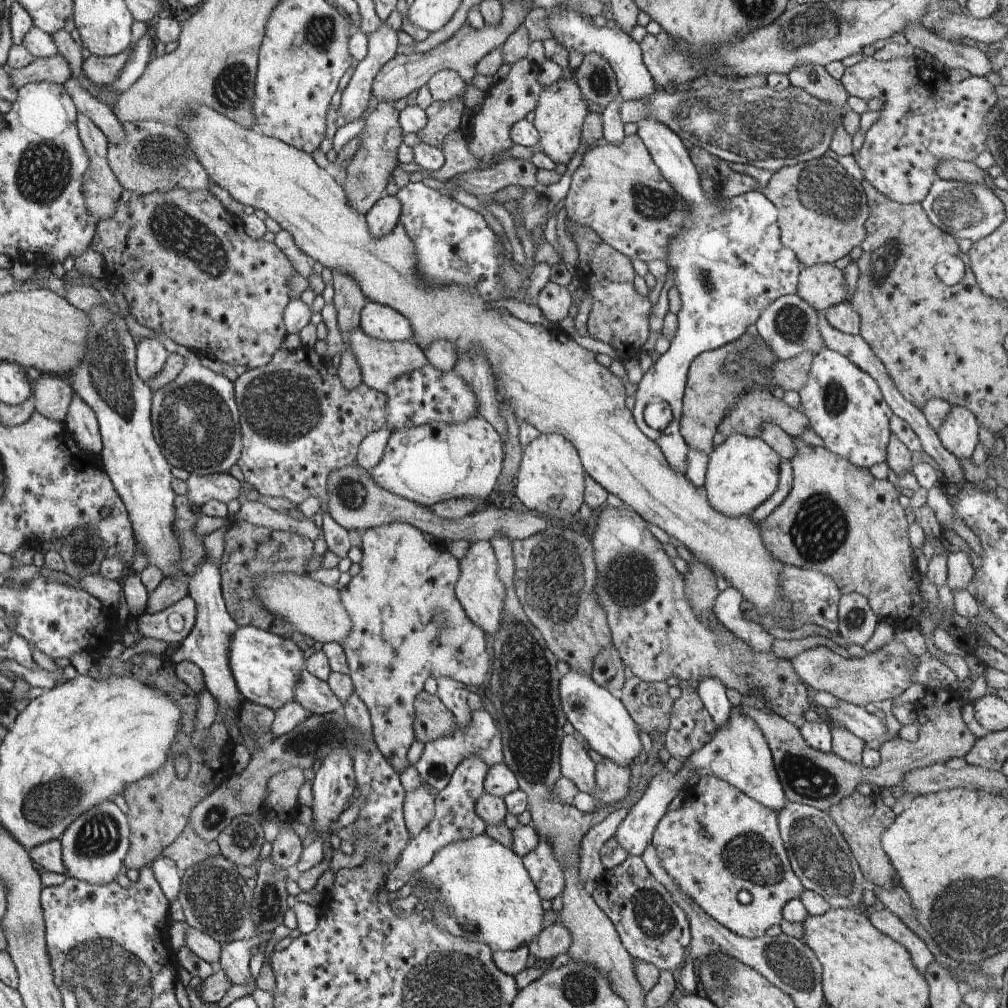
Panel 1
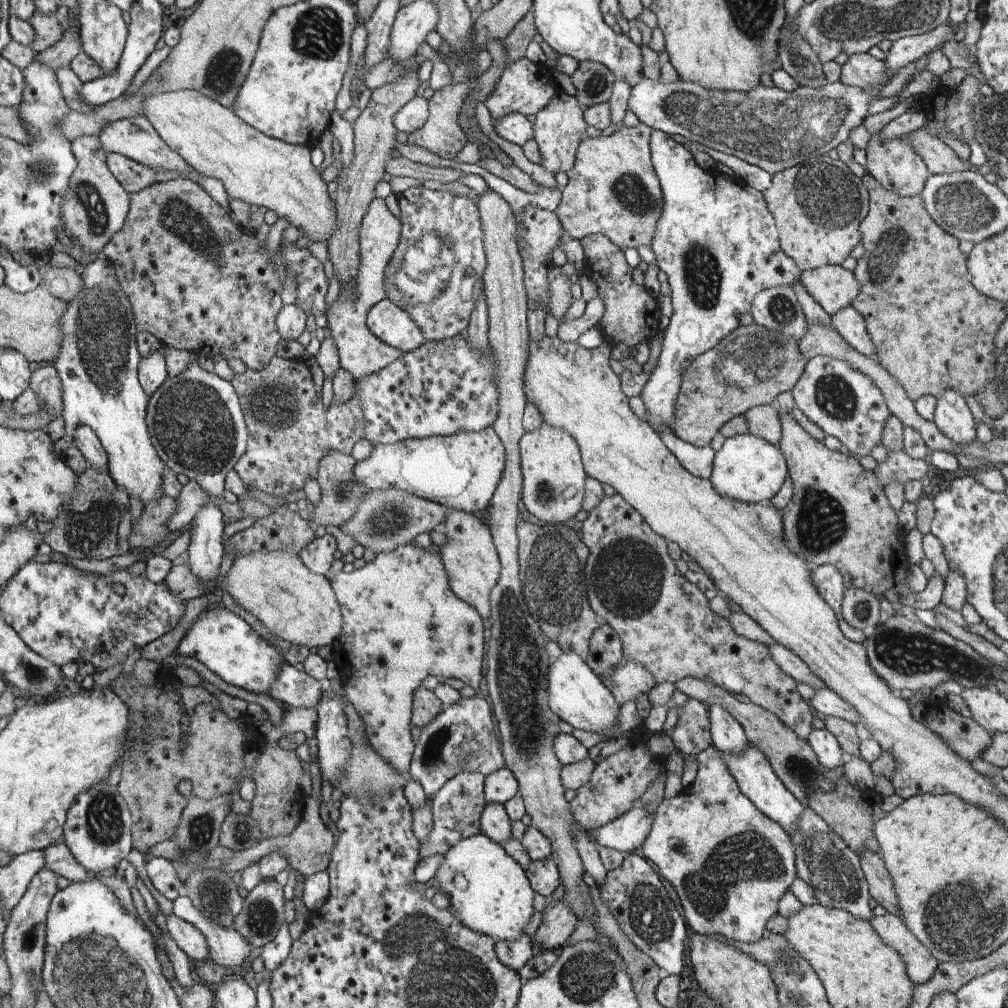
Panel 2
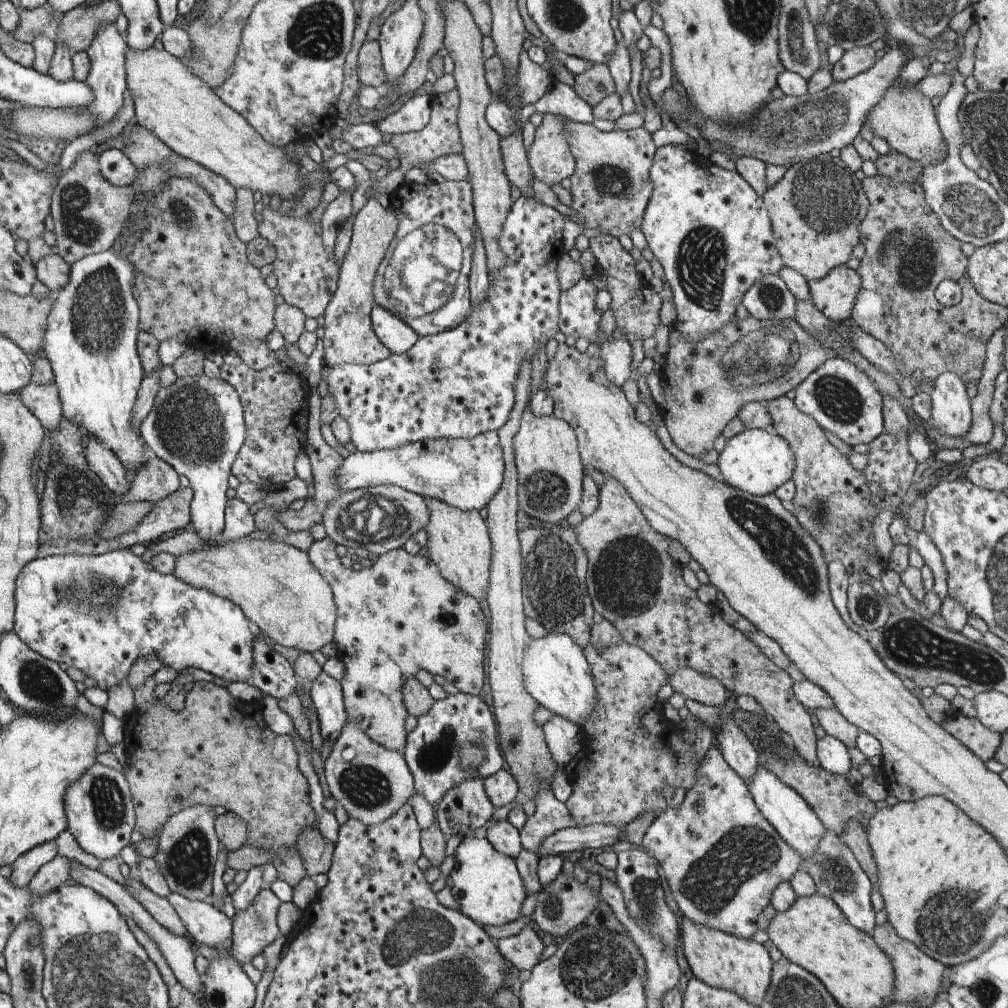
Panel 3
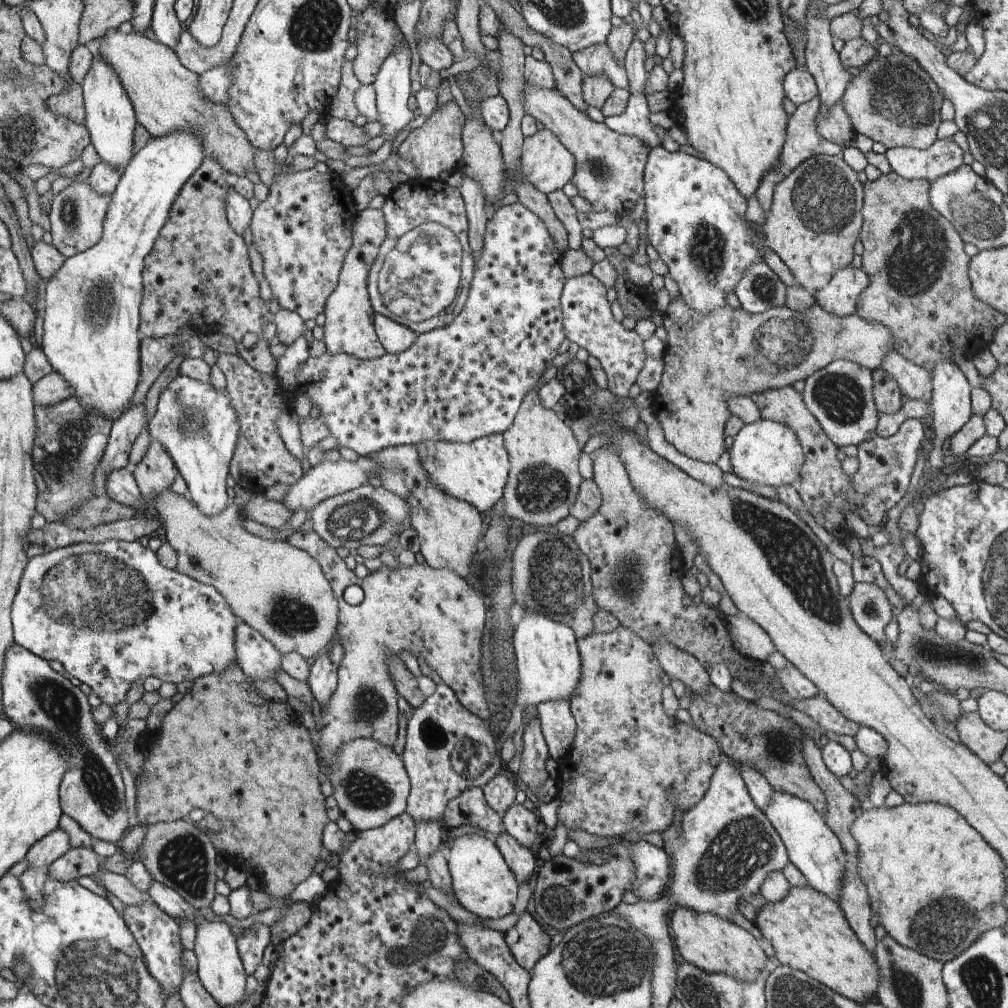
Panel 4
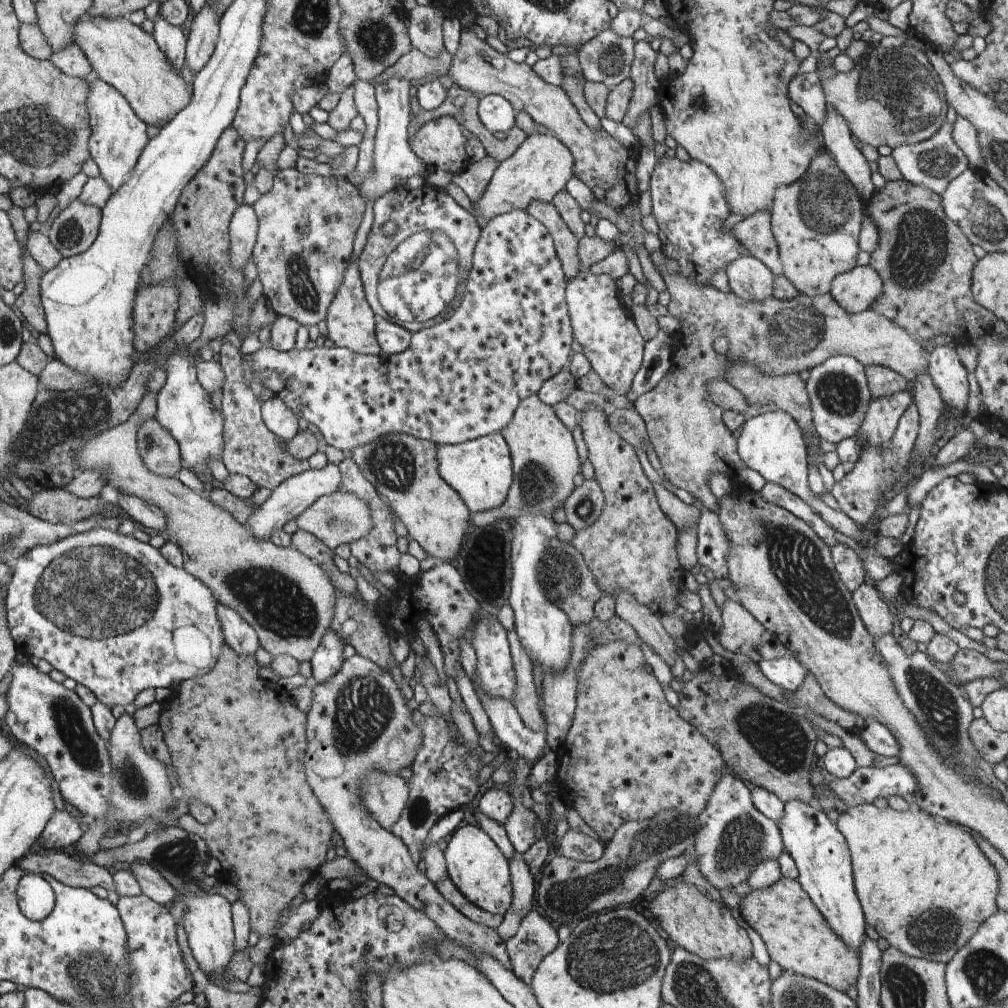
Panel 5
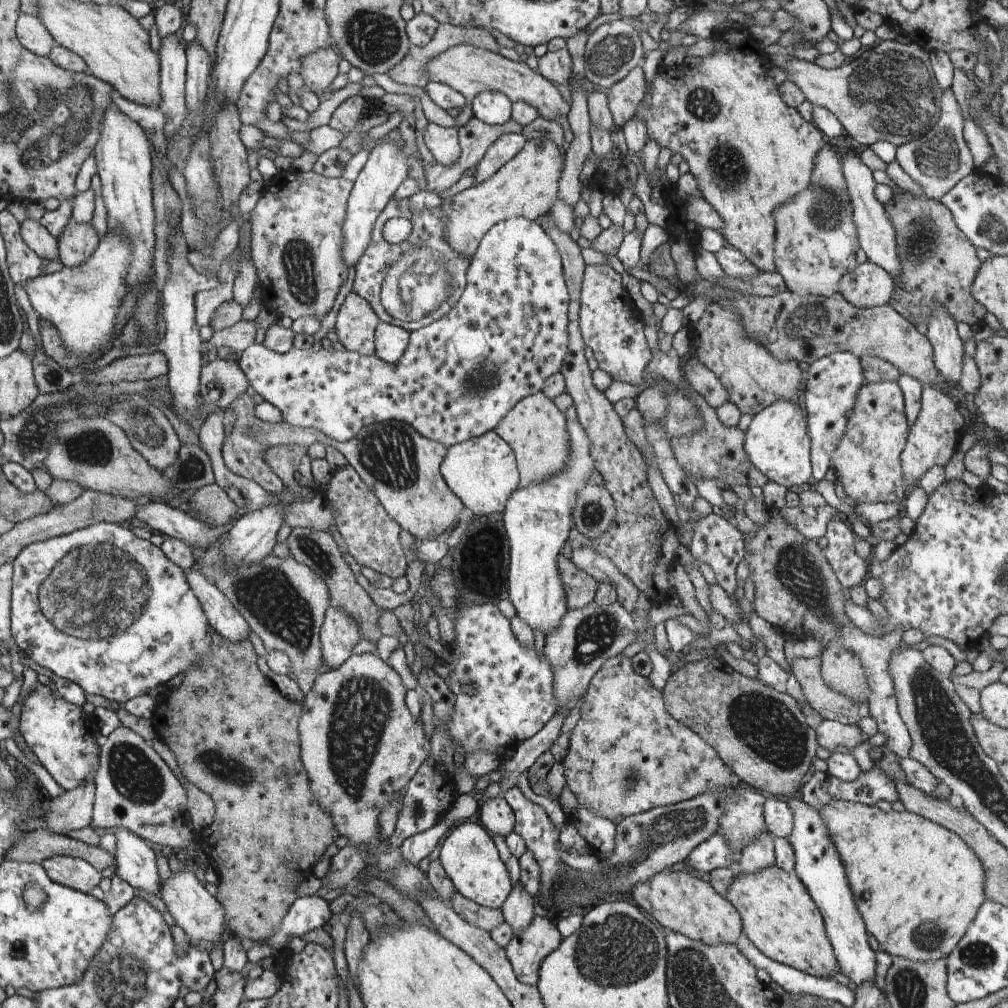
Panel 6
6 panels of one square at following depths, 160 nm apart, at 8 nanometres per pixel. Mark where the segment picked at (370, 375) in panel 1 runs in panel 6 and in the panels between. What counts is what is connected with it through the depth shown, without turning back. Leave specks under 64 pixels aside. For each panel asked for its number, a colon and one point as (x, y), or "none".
2: (362, 353)
3: (349, 337)
4: (349, 326)
5: (350, 321)
6: (356, 322)

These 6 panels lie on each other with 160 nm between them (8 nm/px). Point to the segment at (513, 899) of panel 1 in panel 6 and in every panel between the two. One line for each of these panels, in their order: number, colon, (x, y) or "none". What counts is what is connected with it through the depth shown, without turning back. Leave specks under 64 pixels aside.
2: (488, 890)
3: (487, 885)
4: (481, 882)
5: (476, 865)
6: (470, 857)

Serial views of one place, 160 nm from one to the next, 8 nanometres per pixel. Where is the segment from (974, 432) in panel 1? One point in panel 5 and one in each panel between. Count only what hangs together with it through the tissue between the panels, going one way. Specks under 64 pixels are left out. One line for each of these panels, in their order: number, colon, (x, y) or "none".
2: (953, 417)
3: (951, 415)
4: (950, 403)
5: (949, 375)

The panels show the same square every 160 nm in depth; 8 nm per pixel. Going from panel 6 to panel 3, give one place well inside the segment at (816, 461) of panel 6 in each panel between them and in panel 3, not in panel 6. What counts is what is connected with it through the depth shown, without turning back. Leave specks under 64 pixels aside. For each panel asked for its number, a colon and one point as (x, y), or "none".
3: (842, 399)
4: (840, 395)
5: (838, 391)

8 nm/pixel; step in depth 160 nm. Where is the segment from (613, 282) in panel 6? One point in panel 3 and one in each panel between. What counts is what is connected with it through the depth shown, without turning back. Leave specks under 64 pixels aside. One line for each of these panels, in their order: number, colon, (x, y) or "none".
3: (579, 316)
4: (589, 322)
5: (605, 329)

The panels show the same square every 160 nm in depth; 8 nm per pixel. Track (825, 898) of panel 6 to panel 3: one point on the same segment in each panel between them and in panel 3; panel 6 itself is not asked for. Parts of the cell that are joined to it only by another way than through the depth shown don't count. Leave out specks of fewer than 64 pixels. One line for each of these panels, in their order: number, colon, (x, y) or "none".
3: (793, 818)
4: (814, 849)
5: (822, 857)

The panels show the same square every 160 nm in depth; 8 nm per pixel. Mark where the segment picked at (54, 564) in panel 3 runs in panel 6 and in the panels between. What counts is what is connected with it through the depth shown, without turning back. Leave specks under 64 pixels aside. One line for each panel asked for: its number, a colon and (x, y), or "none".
4: (111, 613)
5: (111, 613)
6: (109, 611)

